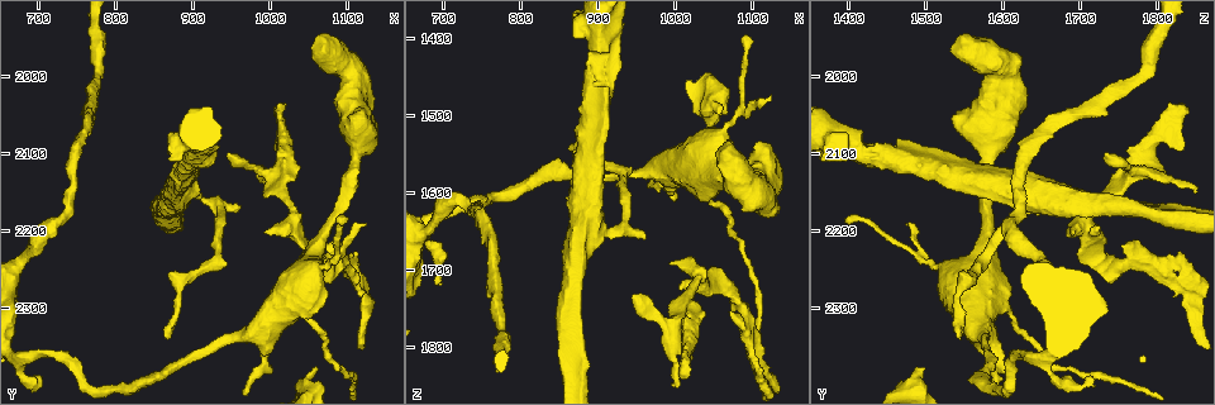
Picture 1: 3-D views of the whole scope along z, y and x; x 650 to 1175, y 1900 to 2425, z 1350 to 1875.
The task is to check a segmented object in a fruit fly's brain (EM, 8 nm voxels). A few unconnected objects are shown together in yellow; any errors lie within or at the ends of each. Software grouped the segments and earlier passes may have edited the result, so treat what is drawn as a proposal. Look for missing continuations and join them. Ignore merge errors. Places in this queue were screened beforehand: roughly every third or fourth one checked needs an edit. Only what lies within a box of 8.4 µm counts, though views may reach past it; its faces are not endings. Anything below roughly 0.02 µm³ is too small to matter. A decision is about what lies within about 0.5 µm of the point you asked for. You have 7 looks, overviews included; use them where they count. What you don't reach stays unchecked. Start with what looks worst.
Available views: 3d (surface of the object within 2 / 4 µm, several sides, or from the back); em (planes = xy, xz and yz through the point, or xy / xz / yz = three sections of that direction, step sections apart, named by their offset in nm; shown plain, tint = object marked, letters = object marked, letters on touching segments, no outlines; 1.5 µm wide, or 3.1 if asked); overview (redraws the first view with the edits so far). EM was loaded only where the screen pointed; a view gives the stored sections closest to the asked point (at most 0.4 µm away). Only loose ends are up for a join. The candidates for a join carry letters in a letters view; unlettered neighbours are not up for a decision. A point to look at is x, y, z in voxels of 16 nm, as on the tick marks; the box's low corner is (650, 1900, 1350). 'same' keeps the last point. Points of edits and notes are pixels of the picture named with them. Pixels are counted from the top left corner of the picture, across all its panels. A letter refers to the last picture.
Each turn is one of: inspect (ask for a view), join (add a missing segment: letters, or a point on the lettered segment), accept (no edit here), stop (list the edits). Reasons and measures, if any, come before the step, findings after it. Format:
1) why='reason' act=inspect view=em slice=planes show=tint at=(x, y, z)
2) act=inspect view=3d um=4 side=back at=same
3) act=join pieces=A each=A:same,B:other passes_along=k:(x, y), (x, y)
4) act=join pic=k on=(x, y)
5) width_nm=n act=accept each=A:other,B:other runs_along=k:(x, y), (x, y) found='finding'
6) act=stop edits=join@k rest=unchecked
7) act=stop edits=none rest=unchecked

why='branch stops here' act=inspect view=em slice=planes show=letters at=(1055, 2375, 1495)

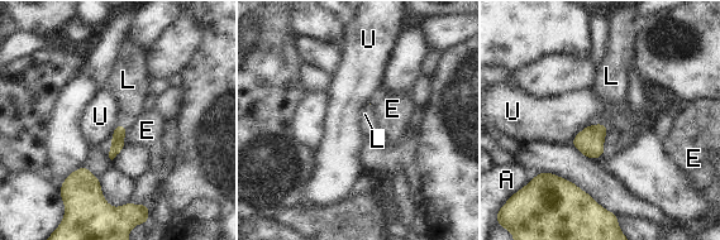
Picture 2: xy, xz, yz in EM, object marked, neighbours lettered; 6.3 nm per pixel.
act=join pieces=L each=A:other,E:other,L:same,U:other passes_along=2:(118, 143), (122, 125), (129, 87) found='the cell continues'

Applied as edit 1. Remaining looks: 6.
why='free end' act=inspect view=em slice=planes show=letters at=(1020, 2035, 1830)

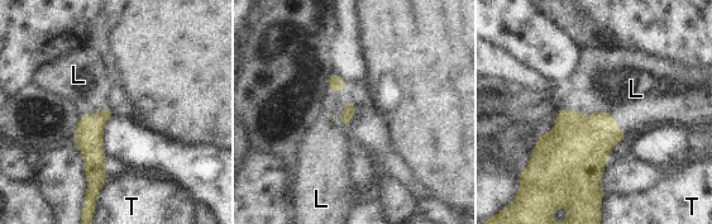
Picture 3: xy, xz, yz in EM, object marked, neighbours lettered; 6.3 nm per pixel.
act=join pieces=L each=L:same,T:other passes_along=3:(583, 143), (610, 114), (636, 89) found='it goes on there'

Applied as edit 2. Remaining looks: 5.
act=inspect view=overview

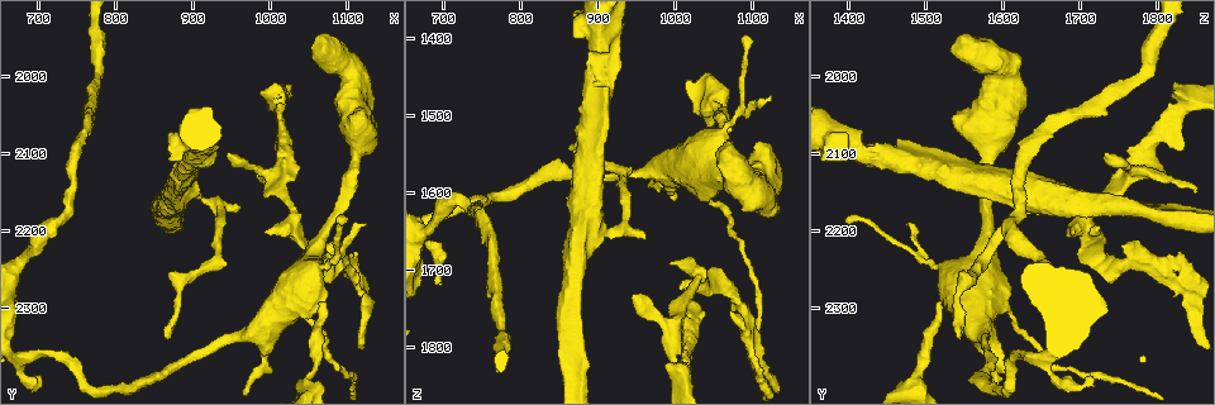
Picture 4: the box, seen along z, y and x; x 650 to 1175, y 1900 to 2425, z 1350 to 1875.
why='tapers out' act=inspect view=3d um=4 at=(1090, 2190, 1400)

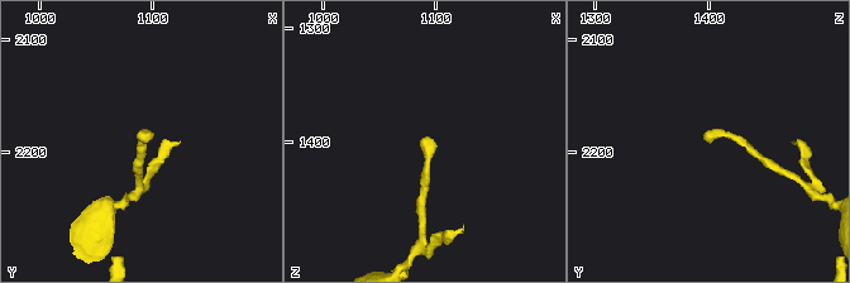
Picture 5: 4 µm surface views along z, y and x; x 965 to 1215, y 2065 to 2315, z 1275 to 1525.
why='need the tissue' act=inspect view=em slice=planes show=letters at=(1088, 2188, 1400)

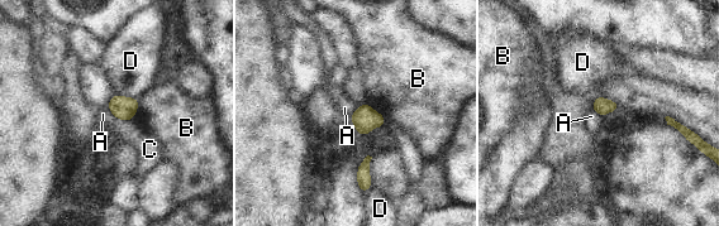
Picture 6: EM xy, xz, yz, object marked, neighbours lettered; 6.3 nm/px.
width_nm=110 act=accept each=A:other,B:other,C:other,D:other border=6:(106, 106), (115, 119) found='none of them fits'

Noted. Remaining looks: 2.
act=stop edits=join@2,join@3 rest=unchecked

